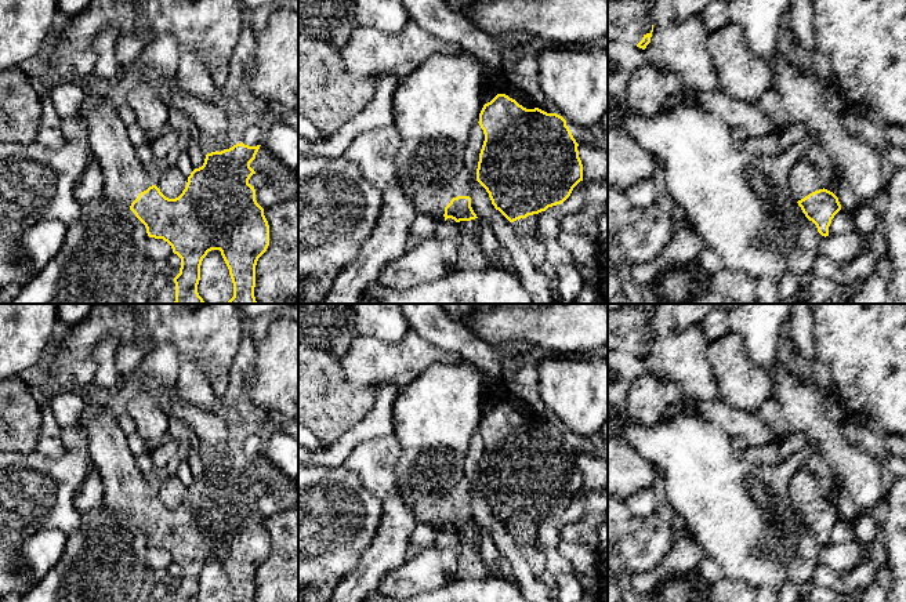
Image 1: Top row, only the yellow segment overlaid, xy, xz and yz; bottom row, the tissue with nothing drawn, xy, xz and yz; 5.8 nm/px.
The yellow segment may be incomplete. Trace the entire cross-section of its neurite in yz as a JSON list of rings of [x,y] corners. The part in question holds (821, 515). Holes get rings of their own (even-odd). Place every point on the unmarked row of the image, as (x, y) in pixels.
[[[804,469],[791,478],[789,494],[805,526],[816,534],[822,545],[829,545],[831,529],[841,519],[838,507],[822,496],[816,479]]]

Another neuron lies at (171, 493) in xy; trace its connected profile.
[[[168,476],[157,490],[156,496],[166,507],[175,508],[182,503],[186,492],[188,486],[185,486],[177,476]]]

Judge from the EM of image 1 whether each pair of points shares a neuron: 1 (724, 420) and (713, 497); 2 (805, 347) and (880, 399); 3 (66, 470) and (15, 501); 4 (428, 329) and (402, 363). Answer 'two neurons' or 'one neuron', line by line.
1: two neurons
2: two neurons
3: one neuron
4: two neurons

